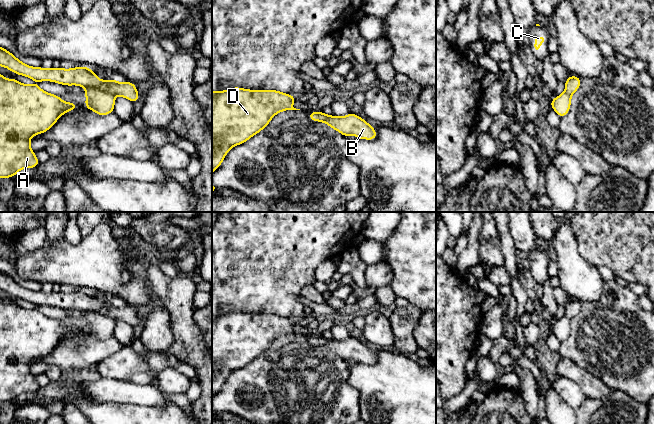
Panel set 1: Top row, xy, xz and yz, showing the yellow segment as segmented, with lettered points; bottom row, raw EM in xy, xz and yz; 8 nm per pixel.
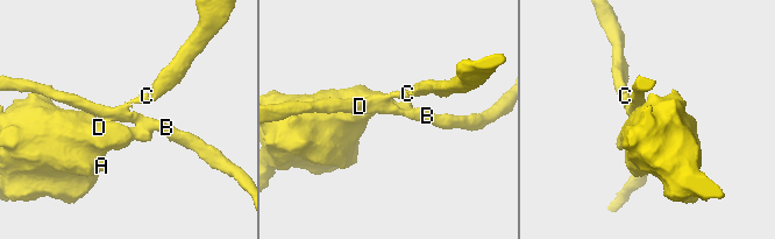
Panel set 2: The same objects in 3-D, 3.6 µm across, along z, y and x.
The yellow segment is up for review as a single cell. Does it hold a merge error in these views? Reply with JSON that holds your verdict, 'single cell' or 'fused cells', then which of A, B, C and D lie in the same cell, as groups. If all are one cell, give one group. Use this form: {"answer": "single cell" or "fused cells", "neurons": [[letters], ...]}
{"answer": "fused cells", "neurons": [["A", "D"], ["B", "C"]]}

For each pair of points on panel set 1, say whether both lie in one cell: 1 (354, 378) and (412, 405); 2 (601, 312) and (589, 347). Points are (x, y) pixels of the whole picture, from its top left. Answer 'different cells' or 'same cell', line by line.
1: same cell
2: same cell

